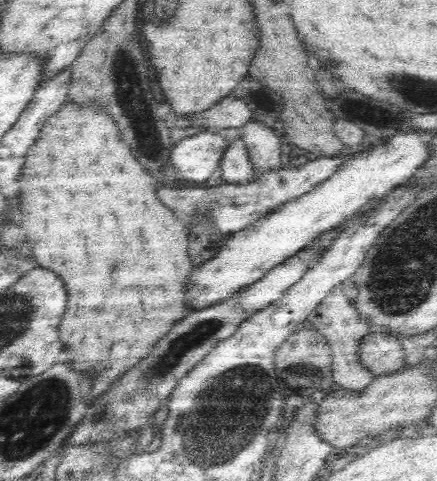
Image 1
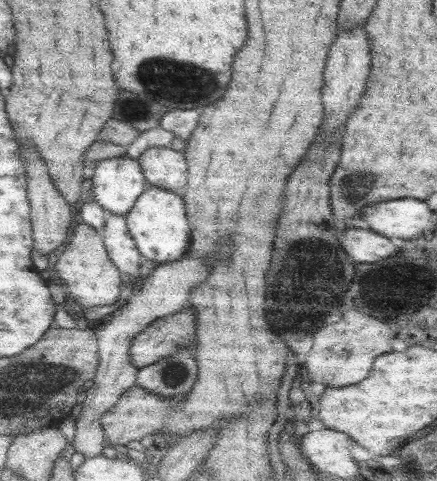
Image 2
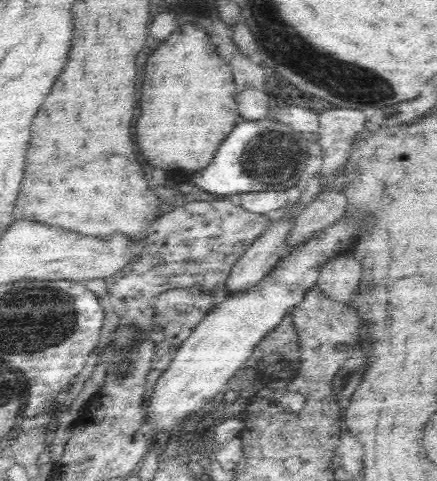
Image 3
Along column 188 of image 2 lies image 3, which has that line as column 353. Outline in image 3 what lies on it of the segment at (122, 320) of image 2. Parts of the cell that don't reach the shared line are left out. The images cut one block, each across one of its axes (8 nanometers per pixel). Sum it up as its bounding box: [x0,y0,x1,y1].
[316,254,362,304]

